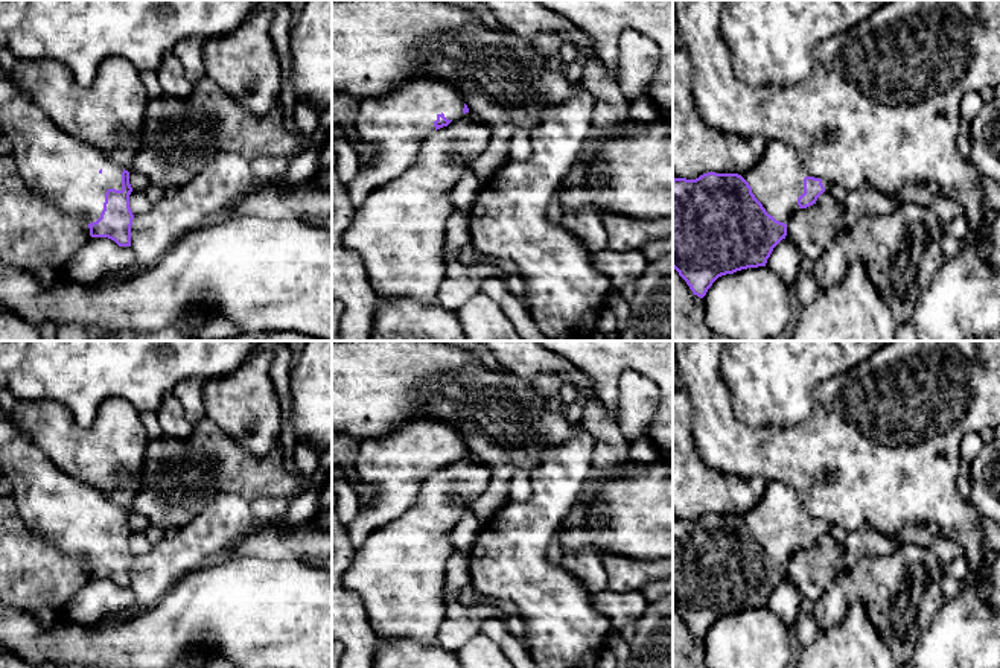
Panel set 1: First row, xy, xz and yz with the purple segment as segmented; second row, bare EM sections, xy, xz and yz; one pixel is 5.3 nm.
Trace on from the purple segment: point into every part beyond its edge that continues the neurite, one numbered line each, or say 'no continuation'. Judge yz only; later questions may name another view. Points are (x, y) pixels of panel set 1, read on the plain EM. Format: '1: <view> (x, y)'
1: yz (777, 521)

